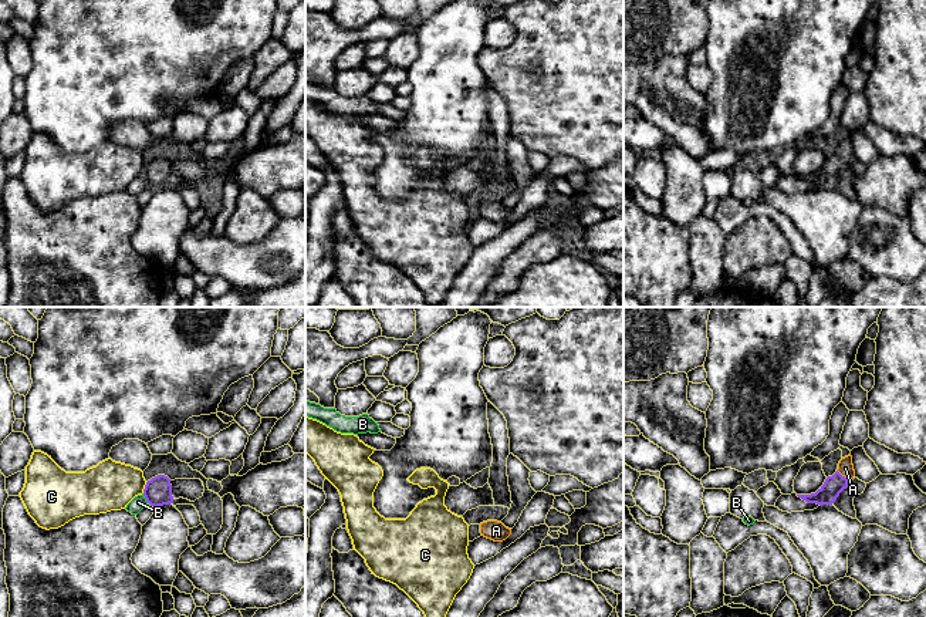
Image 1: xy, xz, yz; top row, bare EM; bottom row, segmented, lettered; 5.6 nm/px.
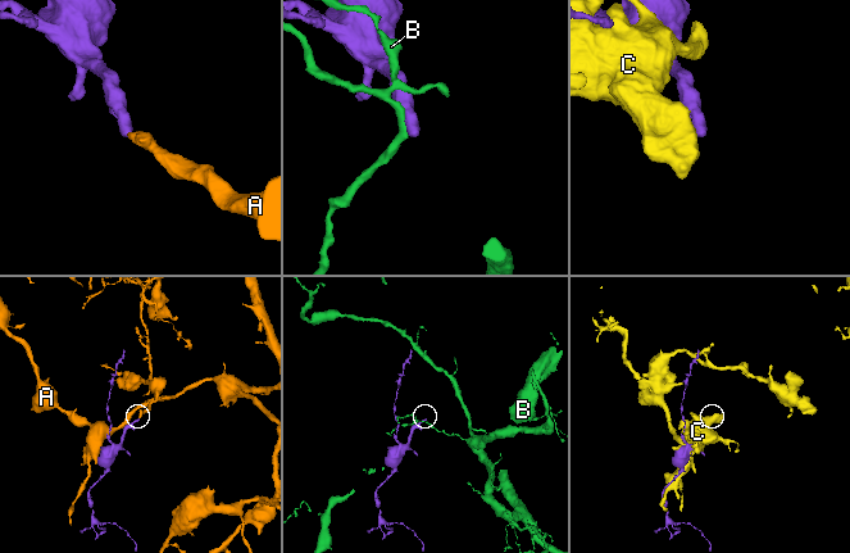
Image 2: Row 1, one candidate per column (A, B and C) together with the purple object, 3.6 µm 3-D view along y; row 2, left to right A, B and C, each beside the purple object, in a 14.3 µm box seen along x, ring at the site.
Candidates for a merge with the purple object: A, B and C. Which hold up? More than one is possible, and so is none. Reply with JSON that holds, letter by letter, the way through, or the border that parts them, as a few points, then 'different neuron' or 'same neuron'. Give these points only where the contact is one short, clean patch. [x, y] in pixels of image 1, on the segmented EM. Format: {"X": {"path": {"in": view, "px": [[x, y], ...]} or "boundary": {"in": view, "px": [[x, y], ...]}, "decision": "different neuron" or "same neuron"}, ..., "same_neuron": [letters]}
{"A": {"path": {"in": "yz", "px": [[834, 485], [844, 476], [845, 468]]}, "decision": "same neuron"}, "B": {"decision": "different neuron"}, "C": {"decision": "different neuron"}, "same_neuron": ["A"]}

